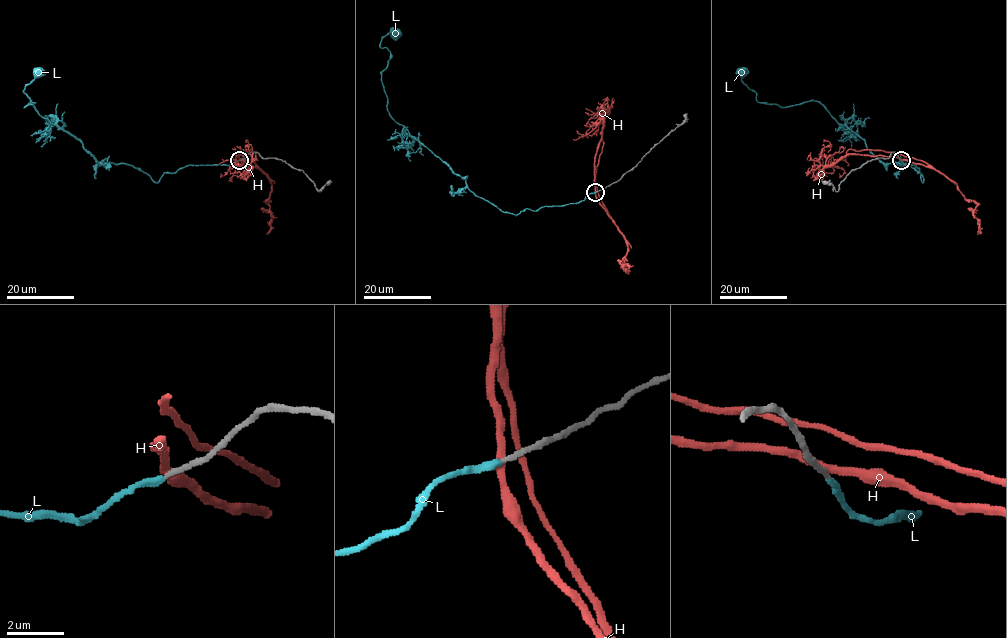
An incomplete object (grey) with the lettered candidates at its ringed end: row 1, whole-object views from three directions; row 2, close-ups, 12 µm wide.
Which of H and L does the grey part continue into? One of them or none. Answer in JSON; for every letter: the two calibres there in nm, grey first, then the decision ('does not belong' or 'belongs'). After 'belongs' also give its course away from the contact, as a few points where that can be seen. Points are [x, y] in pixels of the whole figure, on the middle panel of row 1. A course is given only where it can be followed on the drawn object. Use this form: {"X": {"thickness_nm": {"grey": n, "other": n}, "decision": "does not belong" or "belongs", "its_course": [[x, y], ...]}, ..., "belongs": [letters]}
{"H": {"thickness_nm": {"grey": 180, "other": 280}, "decision": "does not belong"}, "L": {"thickness_nm": {"grey": 160, "other": 240}, "decision": "belongs", "its_course": [[595, 192], [514, 215], [476, 196], [388, 112], [381, 72], [390, 51], [380, 42], [389, 33], [398, 37]]}, "belongs": ["L"]}

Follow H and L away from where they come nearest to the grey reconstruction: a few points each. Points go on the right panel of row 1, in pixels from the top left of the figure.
H: (901, 159), (933, 168), (956, 184), (966, 199), (974, 200), (977, 234)
L: (901, 160), (915, 165), (923, 182), (908, 164), (884, 164), (815, 100), (759, 103), (742, 80), (745, 68)

